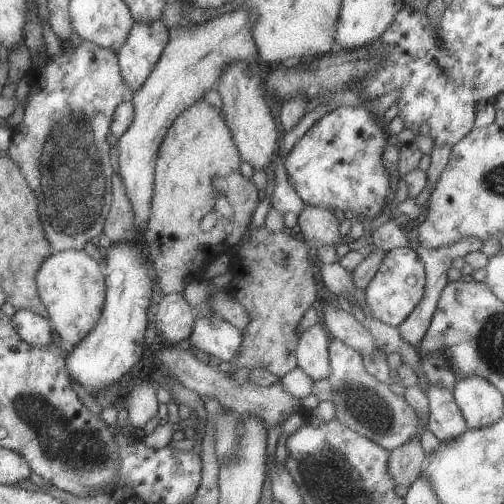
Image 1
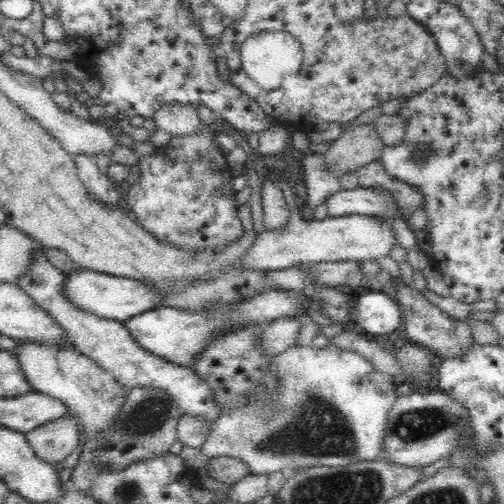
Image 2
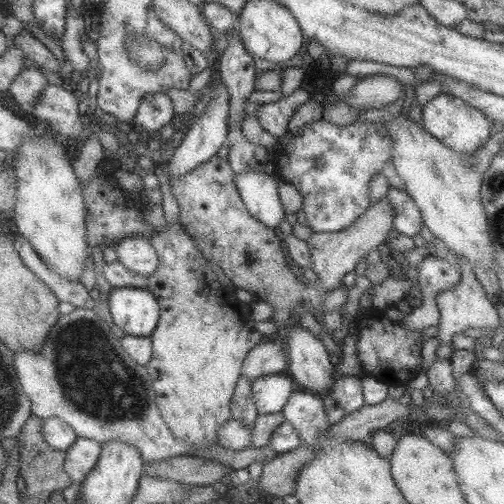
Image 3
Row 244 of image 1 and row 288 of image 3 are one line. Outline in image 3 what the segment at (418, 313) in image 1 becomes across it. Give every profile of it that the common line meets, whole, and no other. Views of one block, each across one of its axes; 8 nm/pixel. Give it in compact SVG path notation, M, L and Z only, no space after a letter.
M455 256L457 258L457 264L459 264L459 272L461 272L461 280L449 288L449 290L443 290L443 292L437 292L435 296L435 306L439 310L439 336L437 340L441 342L437 352L435 352L435 360L443 360L443 358L449 358L453 348L453 336L455 334L463 334L465 330L473 328L473 330L481 330L485 334L485 330L491 330L491 334L495 334L495 330L499 328L499 316L497 316L497 310L495 310L495 304L491 304L487 298L485 298L485 292L481 288L481 284L475 280L475 274L473 274L473 268L469 266L469 262L463 258L463 256Z

